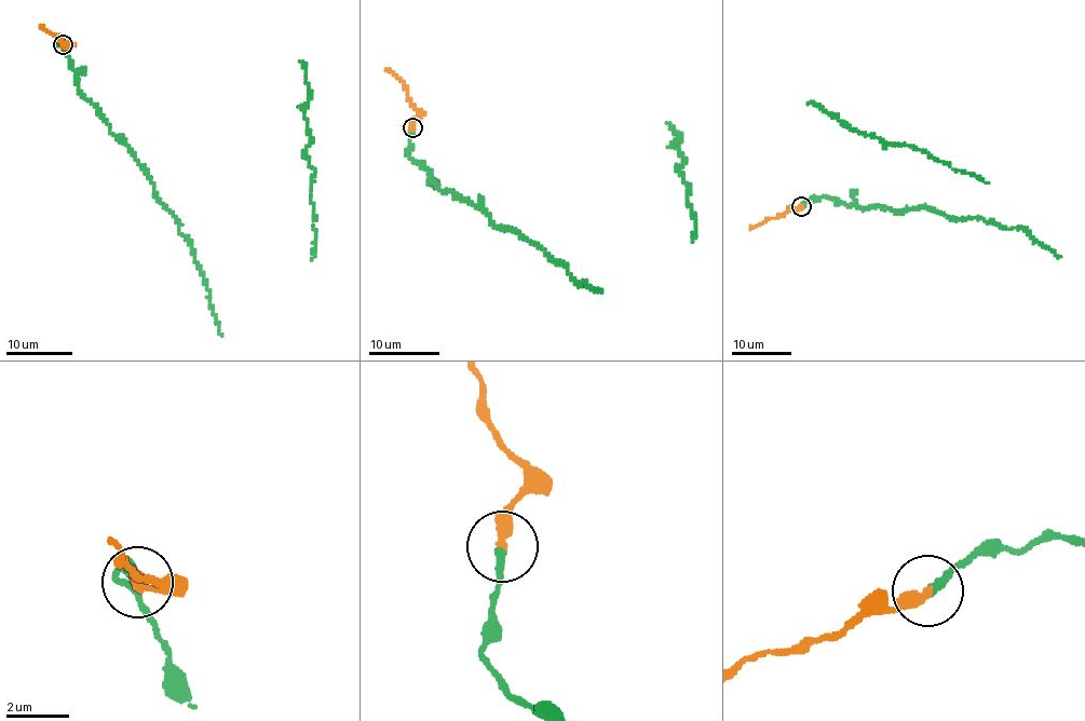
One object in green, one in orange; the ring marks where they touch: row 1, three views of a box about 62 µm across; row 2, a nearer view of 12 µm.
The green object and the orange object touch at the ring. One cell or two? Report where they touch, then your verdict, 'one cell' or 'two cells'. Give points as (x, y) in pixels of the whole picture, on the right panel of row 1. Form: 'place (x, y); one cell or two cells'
place (801, 206); one cell

